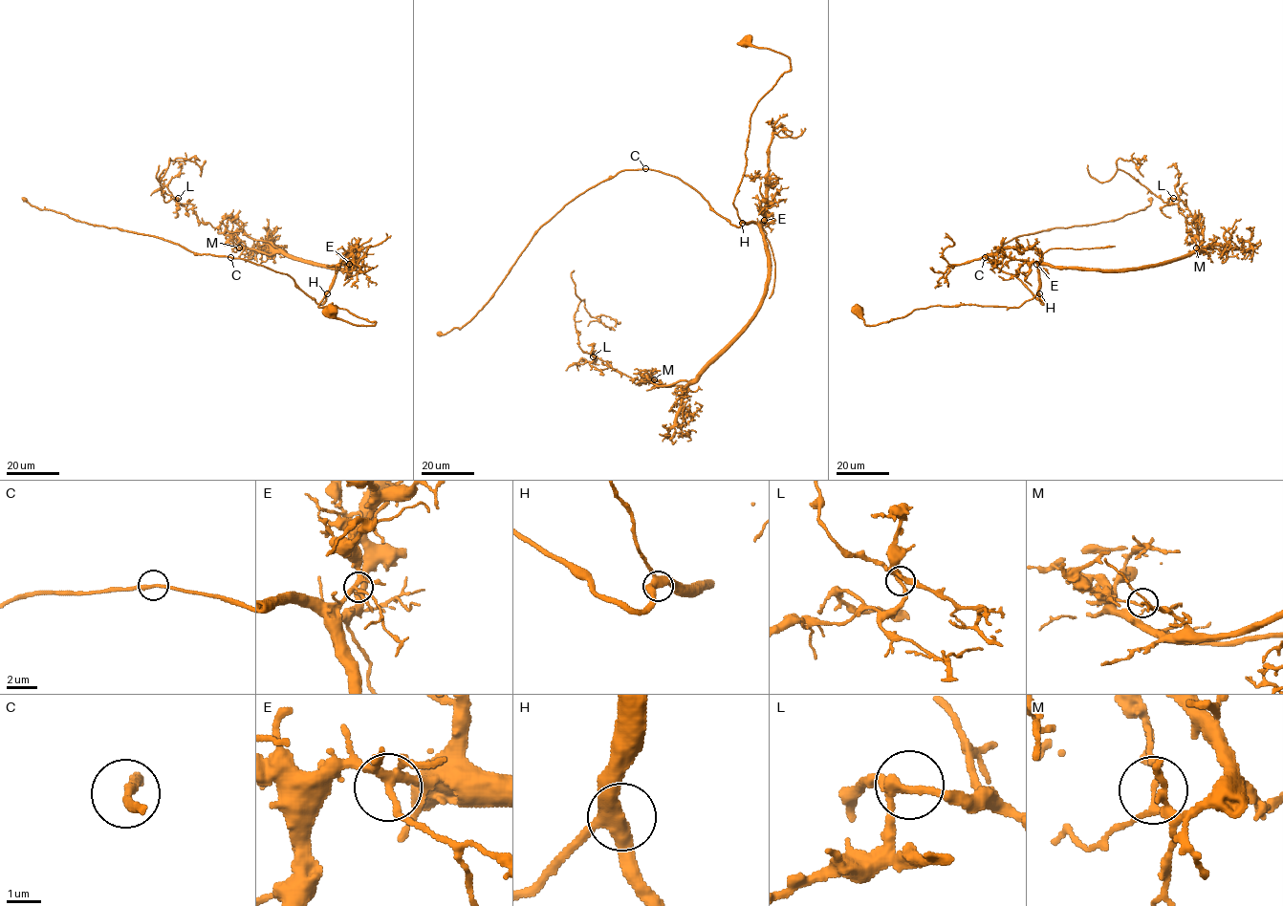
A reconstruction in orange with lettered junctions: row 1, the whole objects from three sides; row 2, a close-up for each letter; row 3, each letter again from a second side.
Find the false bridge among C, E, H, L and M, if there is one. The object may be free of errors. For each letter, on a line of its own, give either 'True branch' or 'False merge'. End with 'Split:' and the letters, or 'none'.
C: True branch
E: True branch
H: True branch
L: True branch
M: False merge
Split: M

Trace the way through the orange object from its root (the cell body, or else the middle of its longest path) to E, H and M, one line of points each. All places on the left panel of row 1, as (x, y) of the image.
E: (331, 311), (337, 317), (353, 324), (374, 325), (376, 323), (335, 305), (318, 307), (337, 269), (349, 264)
H: (331, 311), (337, 317), (353, 324), (374, 325), (376, 323), (335, 305), (318, 307), (327, 293)
M: (331, 311), (353, 324), (376, 323), (335, 305), (318, 307), (337, 269), (353, 268), (239, 248)

